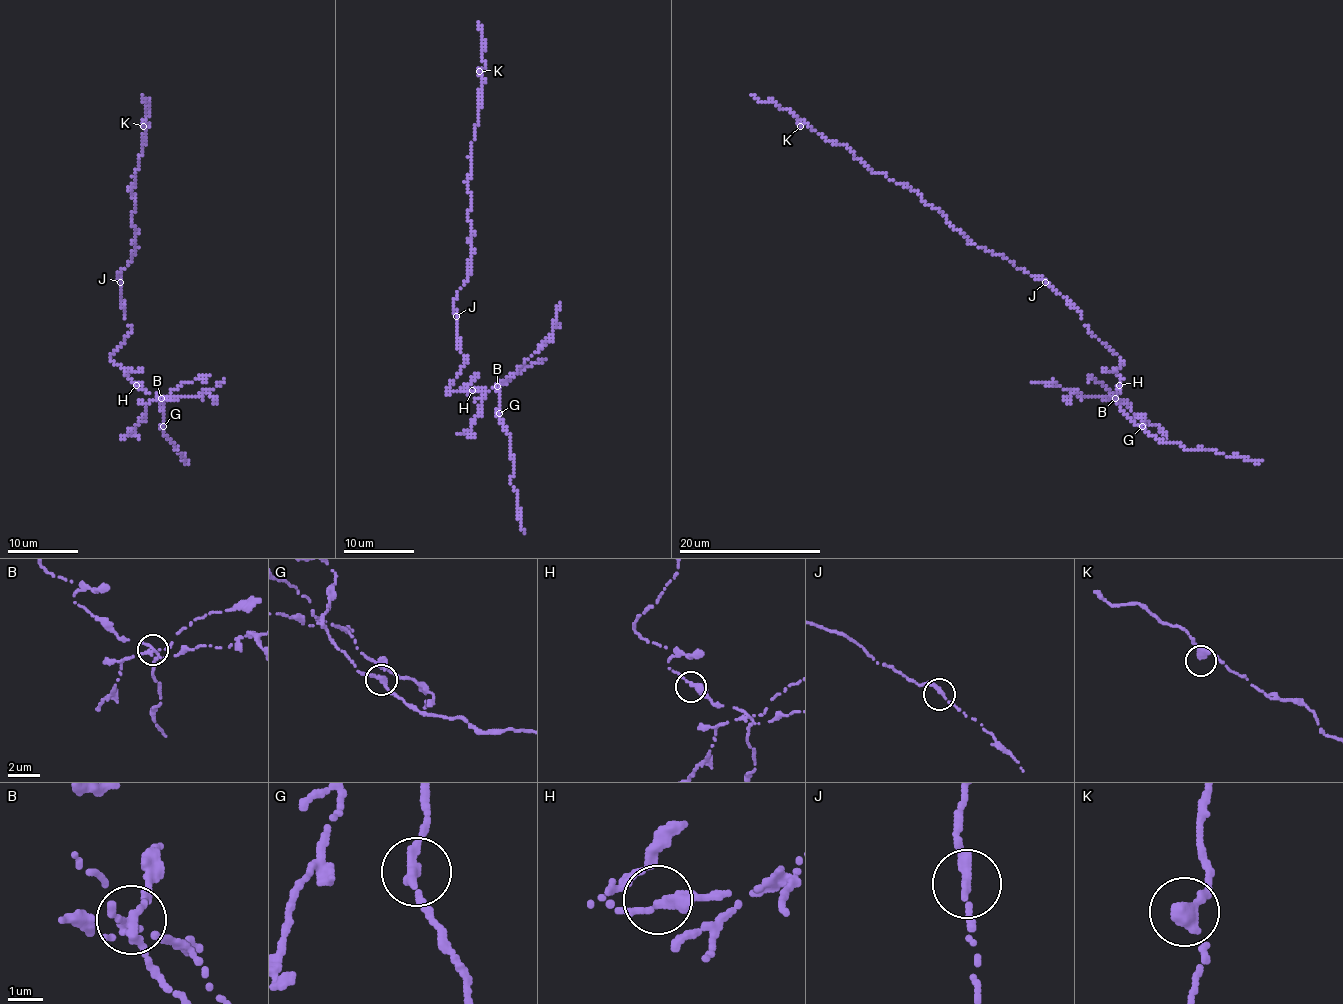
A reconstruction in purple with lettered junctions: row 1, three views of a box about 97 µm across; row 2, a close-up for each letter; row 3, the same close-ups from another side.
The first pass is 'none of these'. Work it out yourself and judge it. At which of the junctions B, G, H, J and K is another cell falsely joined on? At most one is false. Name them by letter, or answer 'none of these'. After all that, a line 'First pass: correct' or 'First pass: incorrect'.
B
First pass: incorrect

